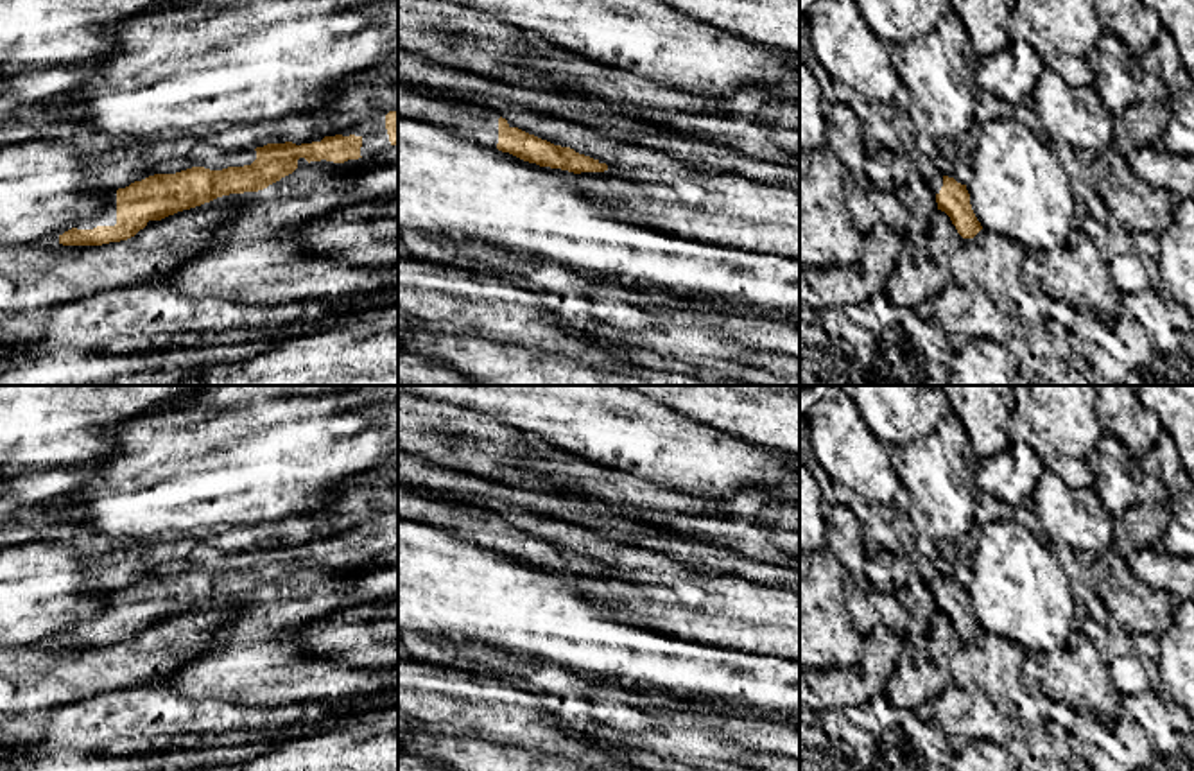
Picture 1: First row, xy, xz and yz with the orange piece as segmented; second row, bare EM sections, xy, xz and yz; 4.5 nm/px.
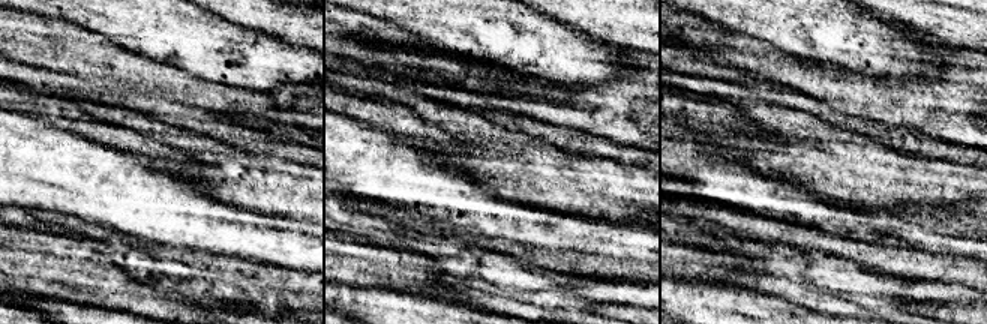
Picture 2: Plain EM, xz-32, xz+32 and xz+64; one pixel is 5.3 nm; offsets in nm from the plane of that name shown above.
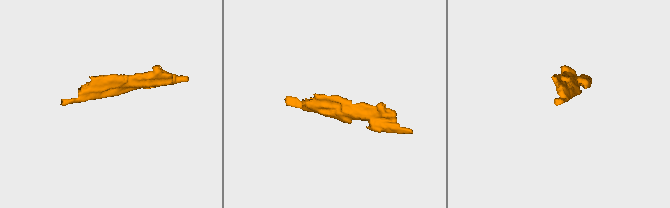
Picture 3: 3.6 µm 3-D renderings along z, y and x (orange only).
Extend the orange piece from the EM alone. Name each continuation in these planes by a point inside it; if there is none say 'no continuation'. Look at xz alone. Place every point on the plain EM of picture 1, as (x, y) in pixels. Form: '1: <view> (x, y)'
1: xz (470, 522)

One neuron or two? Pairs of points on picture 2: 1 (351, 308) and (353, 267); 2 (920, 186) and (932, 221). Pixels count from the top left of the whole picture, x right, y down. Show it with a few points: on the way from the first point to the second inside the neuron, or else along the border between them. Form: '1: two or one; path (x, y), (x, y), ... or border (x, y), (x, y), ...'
1: two; border (339, 281), (353, 285)
2: two; border (962, 201), (945, 207), (900, 204), (893, 209)

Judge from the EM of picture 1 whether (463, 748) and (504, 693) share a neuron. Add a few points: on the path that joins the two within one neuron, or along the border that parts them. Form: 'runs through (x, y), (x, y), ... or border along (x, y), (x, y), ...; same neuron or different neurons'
border along (429, 732), (461, 734), (511, 746); different neurons

